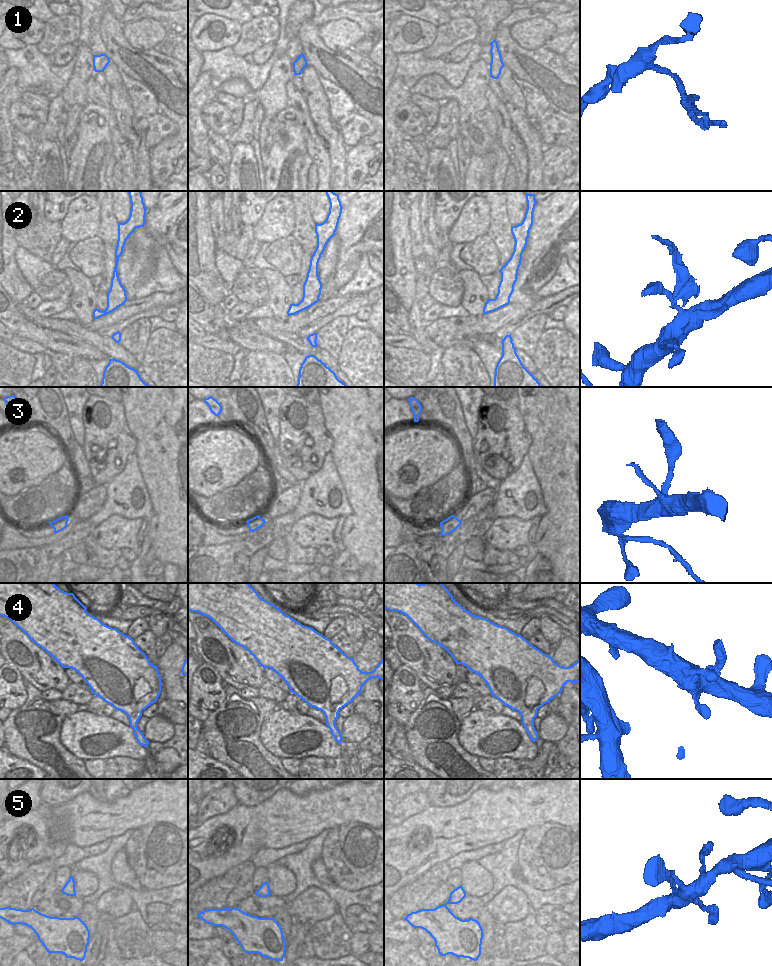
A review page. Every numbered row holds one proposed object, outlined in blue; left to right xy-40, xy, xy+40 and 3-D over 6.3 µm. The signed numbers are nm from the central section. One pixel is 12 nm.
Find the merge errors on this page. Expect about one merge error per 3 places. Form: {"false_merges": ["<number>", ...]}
{"false_merges": ["1", "2"]}

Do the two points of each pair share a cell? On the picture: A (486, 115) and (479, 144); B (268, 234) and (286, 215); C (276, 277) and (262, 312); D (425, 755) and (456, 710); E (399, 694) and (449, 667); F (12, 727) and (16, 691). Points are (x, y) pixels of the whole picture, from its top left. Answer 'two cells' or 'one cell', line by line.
A: two cells
B: one cell
C: two cells
D: one cell
E: two cells
F: two cells

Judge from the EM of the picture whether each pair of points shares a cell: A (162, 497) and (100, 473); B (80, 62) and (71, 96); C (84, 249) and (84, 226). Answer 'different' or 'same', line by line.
A: different
B: same
C: different

